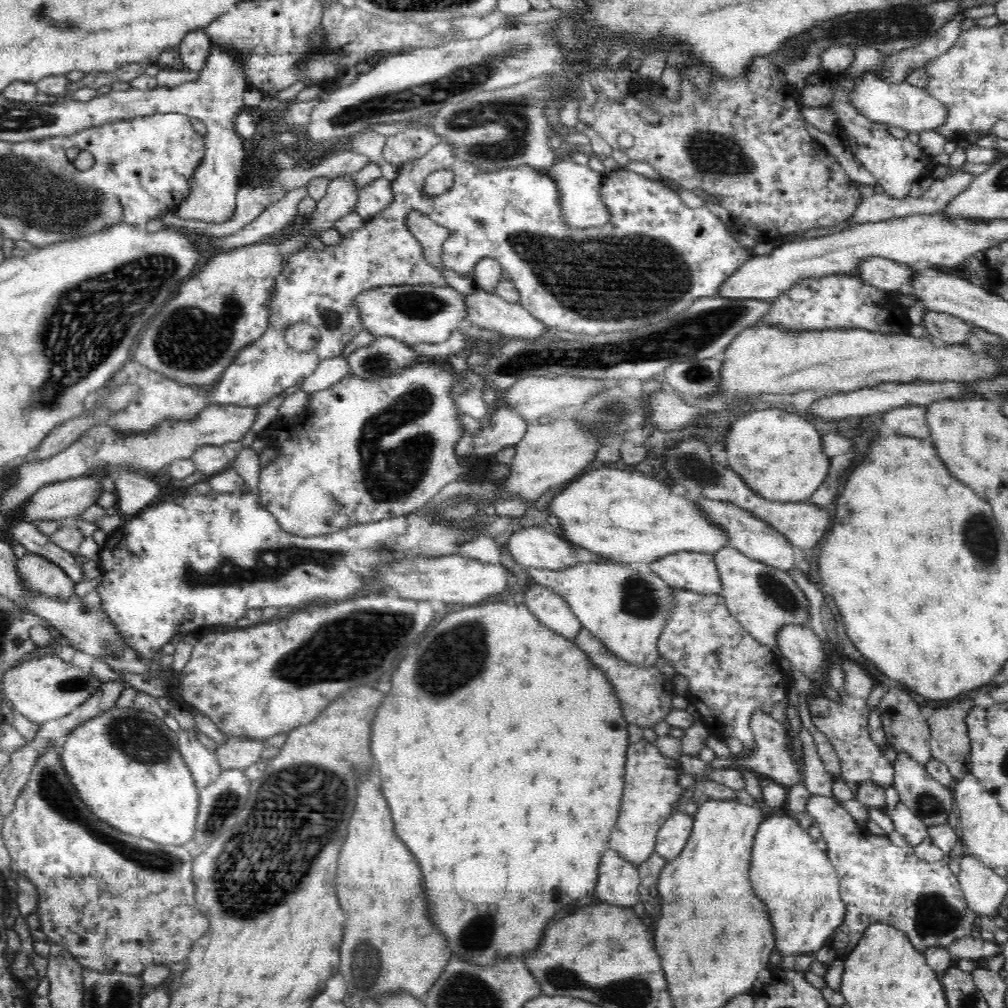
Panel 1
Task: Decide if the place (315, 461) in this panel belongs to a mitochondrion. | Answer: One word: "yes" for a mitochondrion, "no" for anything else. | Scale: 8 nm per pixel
no

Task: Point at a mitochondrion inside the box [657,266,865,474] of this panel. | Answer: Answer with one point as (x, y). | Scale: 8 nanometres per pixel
(696, 373)

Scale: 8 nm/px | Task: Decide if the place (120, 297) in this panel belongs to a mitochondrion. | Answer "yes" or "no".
yes

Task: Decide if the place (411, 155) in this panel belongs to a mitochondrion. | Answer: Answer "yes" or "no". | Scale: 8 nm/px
no

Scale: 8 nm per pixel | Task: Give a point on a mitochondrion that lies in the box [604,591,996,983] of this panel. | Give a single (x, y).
(934, 915)

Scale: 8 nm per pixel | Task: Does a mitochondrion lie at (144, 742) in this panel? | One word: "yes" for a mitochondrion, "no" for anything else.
yes

